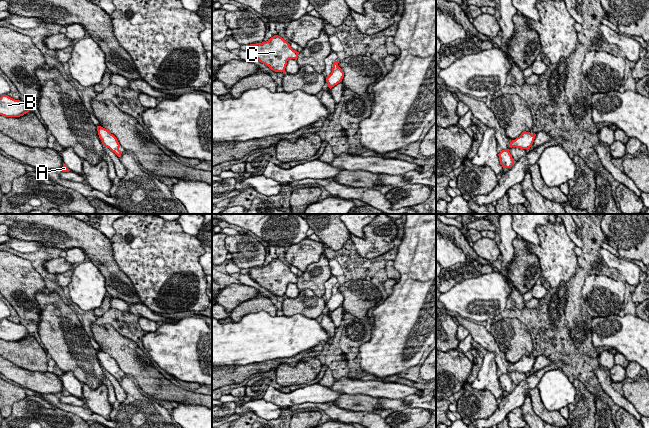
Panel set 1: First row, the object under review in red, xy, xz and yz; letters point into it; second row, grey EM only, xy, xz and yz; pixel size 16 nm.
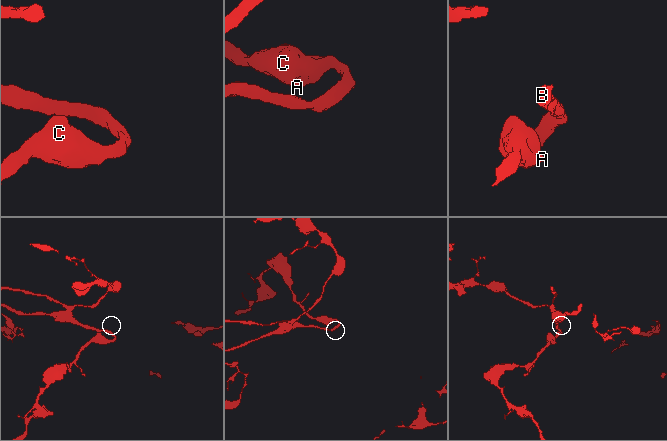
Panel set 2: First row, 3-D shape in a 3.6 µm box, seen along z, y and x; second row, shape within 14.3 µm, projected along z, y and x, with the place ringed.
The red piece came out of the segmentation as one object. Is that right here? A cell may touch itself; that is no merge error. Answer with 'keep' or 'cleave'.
keep

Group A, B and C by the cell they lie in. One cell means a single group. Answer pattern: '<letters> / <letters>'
A B C

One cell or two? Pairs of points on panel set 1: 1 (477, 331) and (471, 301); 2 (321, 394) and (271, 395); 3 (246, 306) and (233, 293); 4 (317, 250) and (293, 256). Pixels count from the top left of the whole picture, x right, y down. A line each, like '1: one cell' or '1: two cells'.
1: two cells
2: one cell
3: two cells
4: one cell

